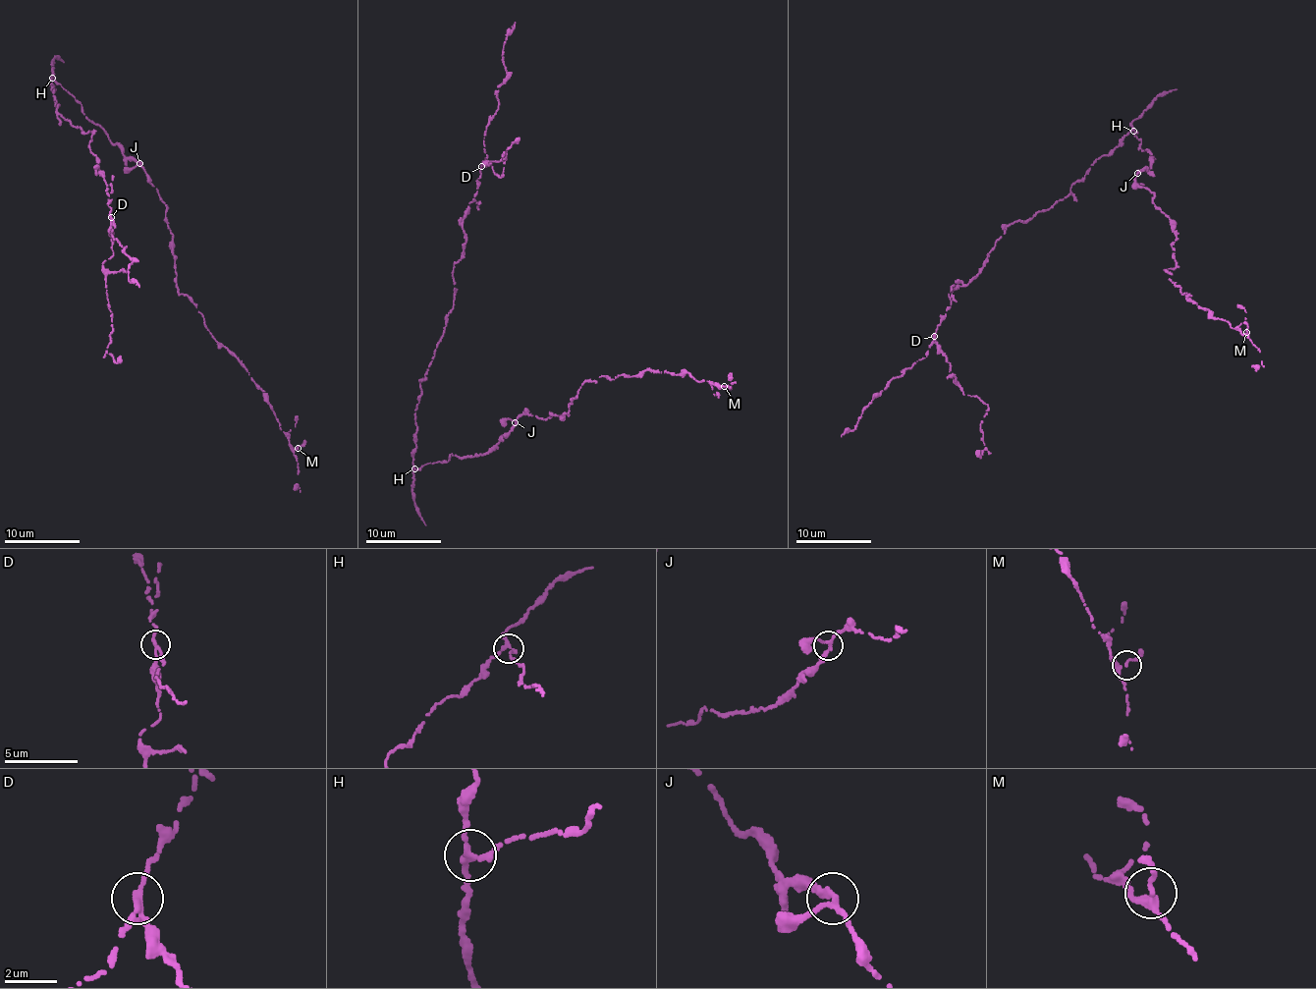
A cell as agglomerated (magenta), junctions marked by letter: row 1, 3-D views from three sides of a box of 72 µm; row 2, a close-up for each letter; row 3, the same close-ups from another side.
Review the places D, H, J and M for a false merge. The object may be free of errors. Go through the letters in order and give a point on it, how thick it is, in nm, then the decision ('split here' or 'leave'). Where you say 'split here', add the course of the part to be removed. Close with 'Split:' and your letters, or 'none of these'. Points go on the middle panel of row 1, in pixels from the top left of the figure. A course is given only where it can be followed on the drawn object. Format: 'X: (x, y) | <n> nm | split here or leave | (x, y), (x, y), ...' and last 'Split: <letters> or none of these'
D: (481, 166) | 200 nm | split here
H: (414, 468) | 240 nm | leave
J: (515, 422) | 200 nm | leave
M: (724, 386) | 240 nm | leave
Split: D

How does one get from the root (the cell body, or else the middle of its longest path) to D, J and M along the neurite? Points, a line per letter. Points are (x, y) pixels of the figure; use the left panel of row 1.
D: (54, 78), (50, 84), (59, 105), (56, 112), (84, 132), (91, 131), (89, 150), (107, 186), (111, 217)
J: (54, 78), (81, 102), (85, 117), (100, 126), (125, 156), (139, 163)
M: (54, 78), (125, 156), (139, 162), (166, 204), (178, 294), (245, 365), (298, 448)

